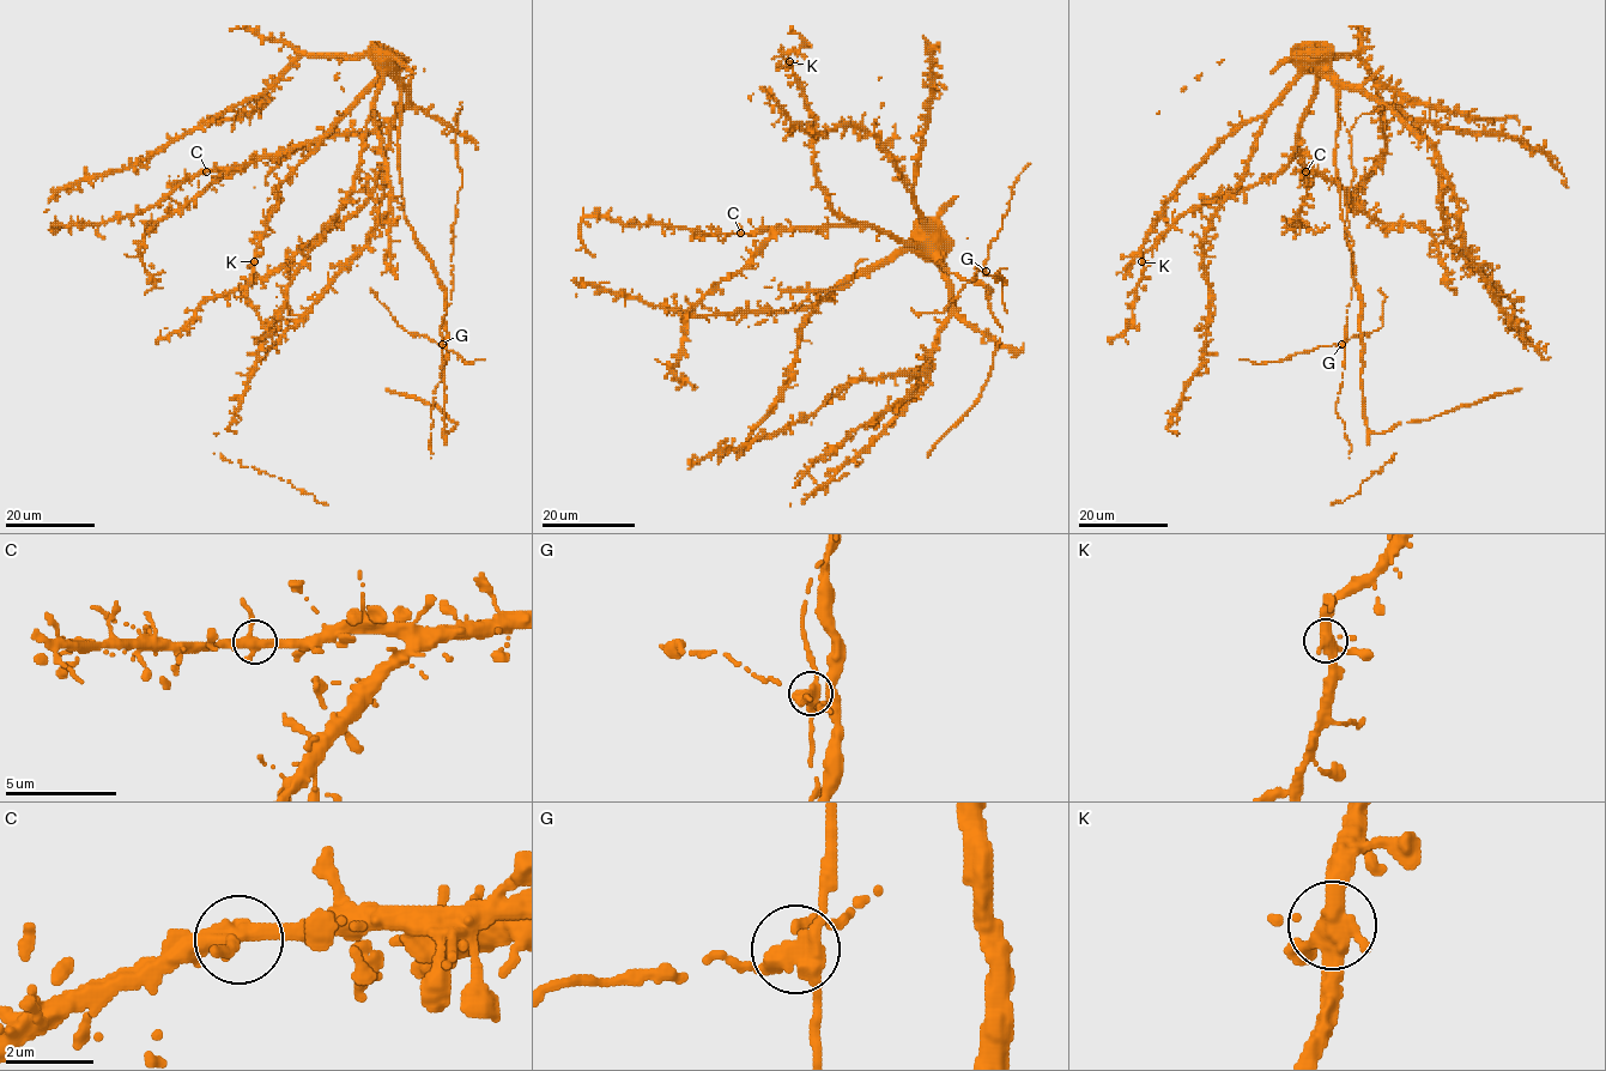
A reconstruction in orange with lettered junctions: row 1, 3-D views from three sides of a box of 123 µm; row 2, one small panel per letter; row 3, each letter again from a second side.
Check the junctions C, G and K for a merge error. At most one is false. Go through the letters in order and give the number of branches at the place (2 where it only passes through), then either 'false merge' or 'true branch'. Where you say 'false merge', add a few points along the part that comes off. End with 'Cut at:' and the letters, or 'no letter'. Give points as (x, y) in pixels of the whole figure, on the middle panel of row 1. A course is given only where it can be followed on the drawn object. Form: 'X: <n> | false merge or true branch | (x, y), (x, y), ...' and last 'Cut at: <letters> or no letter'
C: 3 | true branch
G: 3 | false merge | (986, 270), (980, 270), (941, 313), (917, 315), (910, 308)
K: 3 | true branch
Cut at: G

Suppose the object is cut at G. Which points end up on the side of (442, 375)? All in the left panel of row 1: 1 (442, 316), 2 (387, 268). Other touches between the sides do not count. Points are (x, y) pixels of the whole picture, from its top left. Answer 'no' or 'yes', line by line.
1: yes
2: yes

